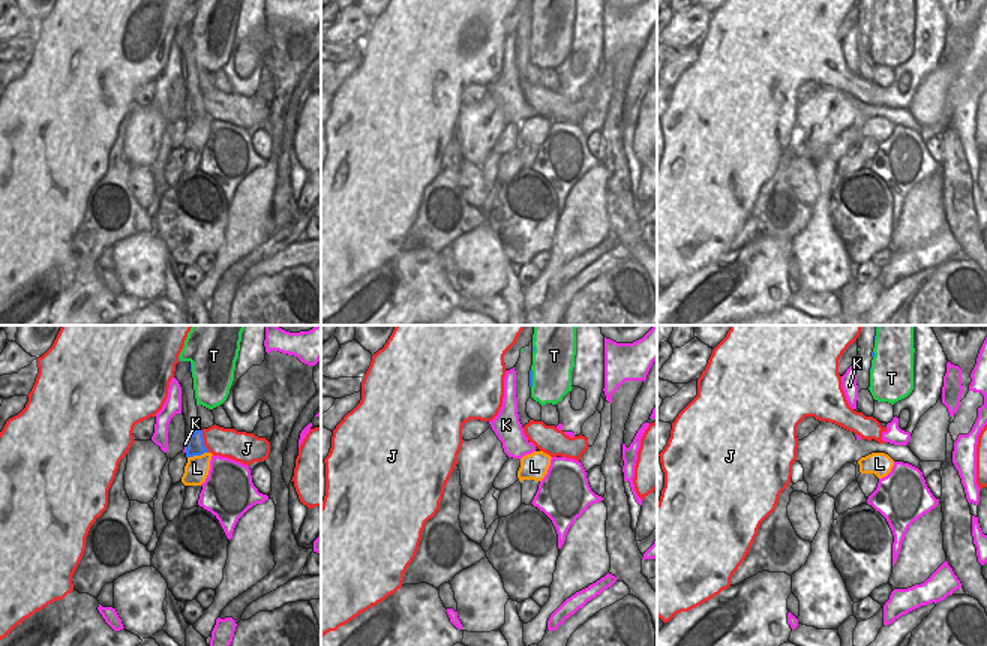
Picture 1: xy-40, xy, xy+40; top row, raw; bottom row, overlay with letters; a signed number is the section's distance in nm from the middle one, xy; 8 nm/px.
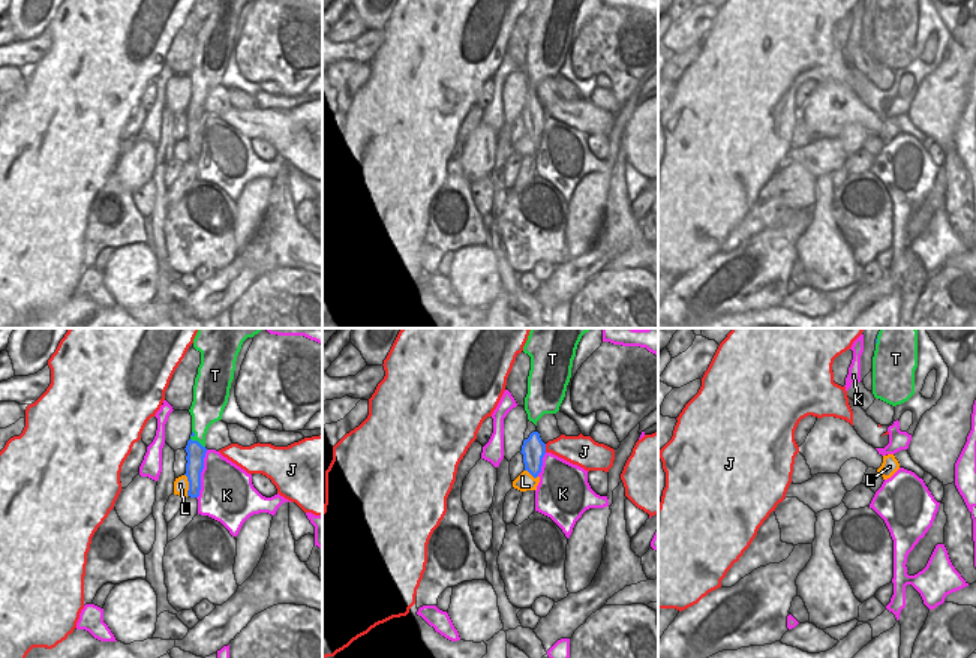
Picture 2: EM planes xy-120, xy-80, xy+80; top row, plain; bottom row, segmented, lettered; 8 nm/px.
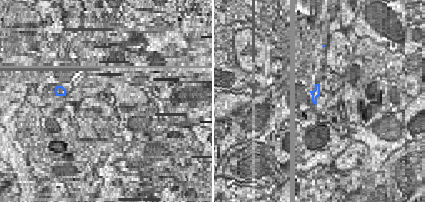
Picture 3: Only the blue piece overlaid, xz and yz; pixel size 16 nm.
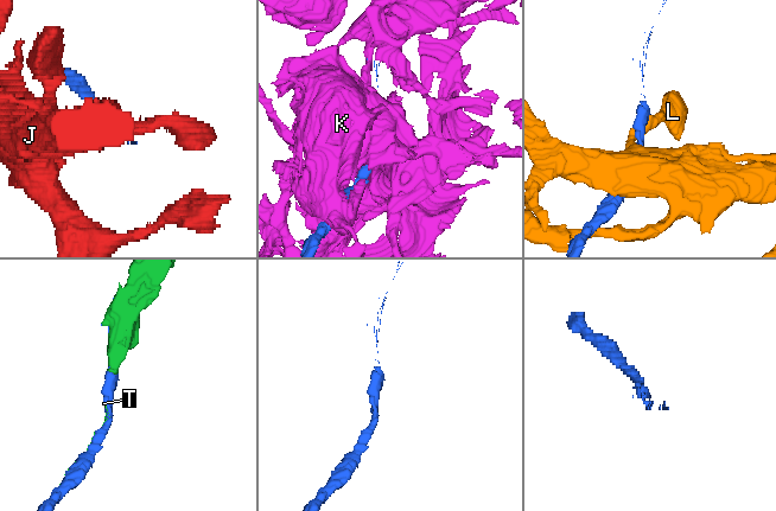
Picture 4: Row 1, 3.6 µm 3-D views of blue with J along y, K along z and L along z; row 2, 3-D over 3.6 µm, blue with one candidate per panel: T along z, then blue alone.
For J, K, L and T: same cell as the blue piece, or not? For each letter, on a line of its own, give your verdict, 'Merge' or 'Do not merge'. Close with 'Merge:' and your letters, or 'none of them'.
J: Do not merge
K: Do not merge
L: Do not merge
T: Do not merge
Merge: none of them

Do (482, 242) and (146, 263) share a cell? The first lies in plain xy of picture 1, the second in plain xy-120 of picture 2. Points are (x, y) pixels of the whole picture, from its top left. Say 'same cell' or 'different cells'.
same cell

